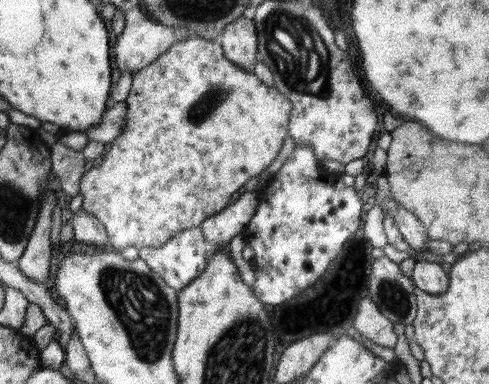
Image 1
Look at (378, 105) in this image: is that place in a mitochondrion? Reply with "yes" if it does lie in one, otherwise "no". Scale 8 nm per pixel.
no

